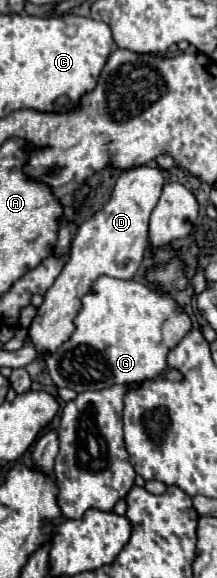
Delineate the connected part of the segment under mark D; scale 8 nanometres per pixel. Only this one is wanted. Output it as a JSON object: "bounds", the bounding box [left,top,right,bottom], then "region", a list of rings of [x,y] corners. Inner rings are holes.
{"bounds":[29,166,163,354],"region":[[[139,166],[121,172],[111,200],[83,222],[71,242],[69,258],[53,282],[53,286],[45,292],[43,304],[37,308],[37,318],[33,318],[29,326],[29,340],[37,348],[37,352],[53,354],[67,338],[71,338],[75,330],[75,316],[81,310],[81,298],[91,290],[99,276],[111,276],[121,280],[131,280],[143,262],[147,252],[147,226],[149,216],[161,196],[163,190],[163,172],[151,166]]]}

